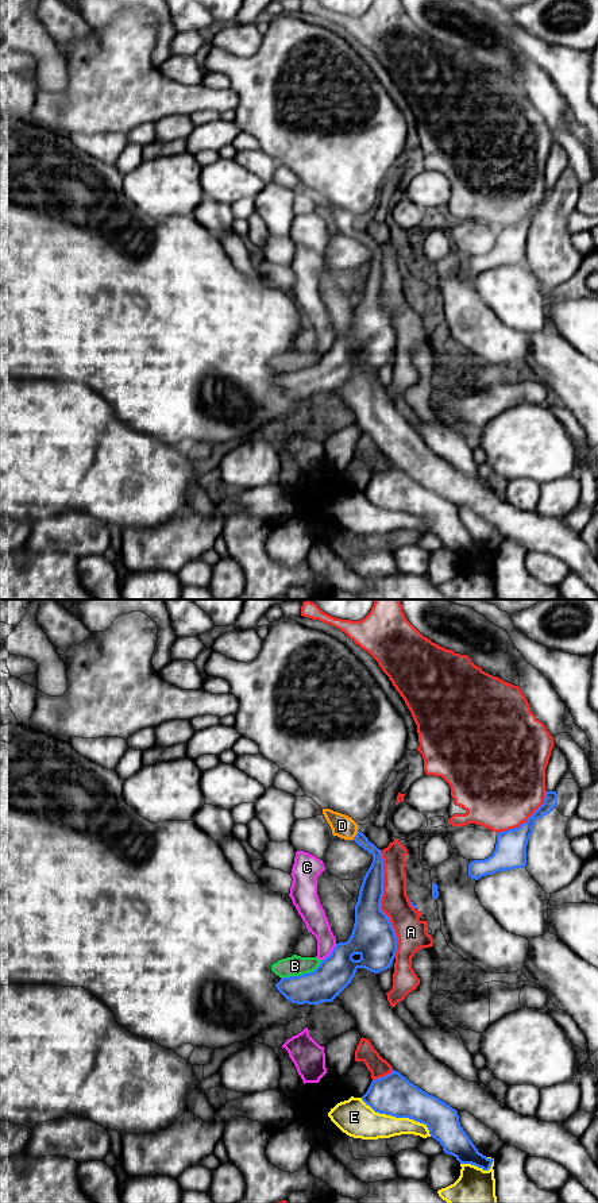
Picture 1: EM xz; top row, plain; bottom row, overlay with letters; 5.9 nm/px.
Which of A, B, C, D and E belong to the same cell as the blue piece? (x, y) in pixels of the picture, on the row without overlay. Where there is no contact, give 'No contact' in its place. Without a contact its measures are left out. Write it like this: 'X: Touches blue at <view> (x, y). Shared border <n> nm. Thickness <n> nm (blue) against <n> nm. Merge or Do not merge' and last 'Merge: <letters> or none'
A: Touches blue at xz (379, 299). Shared border 650 nm. Thickness 260 nm (blue) against 180 nm. Do not merge
B: Touches blue at xz (301, 370). Shared border 260 nm. Thickness 220 nm (blue) against 120 nm. Do not merge
C: Touches blue at xz (331, 349). Shared border 140 nm. Thickness 240 nm (blue) against 140 nm. Do not merge
D: Touches blue at xz (355, 231). Shared border 60 nm. Thickness 100 nm (blue) against 140 nm. Merge
E: Touches blue at xz (398, 512). Shared border 480 nm. Thickness 240 nm (blue) against 220 nm. Do not merge
Merge: D

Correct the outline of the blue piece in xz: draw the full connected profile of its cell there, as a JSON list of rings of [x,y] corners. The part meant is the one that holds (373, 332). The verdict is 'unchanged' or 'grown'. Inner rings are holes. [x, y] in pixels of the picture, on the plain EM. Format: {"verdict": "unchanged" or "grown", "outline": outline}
{"verdict": "grown", "outline": [[[323,204],[332,230],[354,235],[373,251],[358,297],[350,333],[335,340],[328,352],[309,369],[281,373],[277,385],[292,398],[319,400],[332,397],[352,375],[358,363],[379,369],[390,363],[397,347],[397,331],[390,313],[381,305],[383,290],[383,254],[378,244],[358,224],[348,211]]]}

